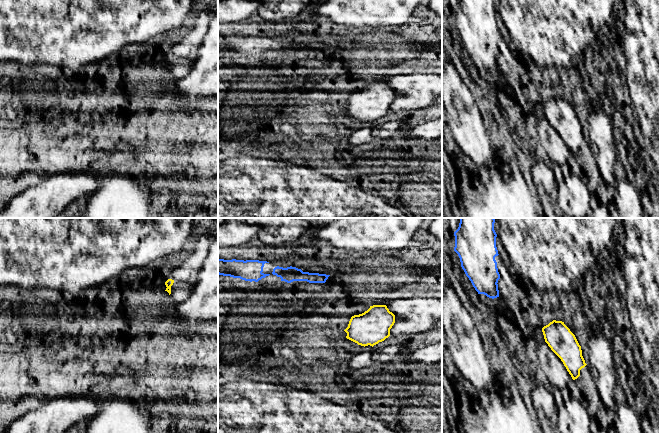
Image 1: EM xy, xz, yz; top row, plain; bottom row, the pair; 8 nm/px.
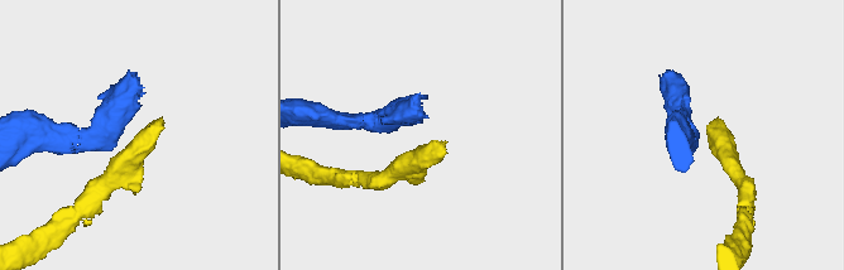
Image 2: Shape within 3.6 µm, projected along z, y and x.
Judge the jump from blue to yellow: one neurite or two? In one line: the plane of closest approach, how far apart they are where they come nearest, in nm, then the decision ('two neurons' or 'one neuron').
view xz; gap 360 nm; two neurons

